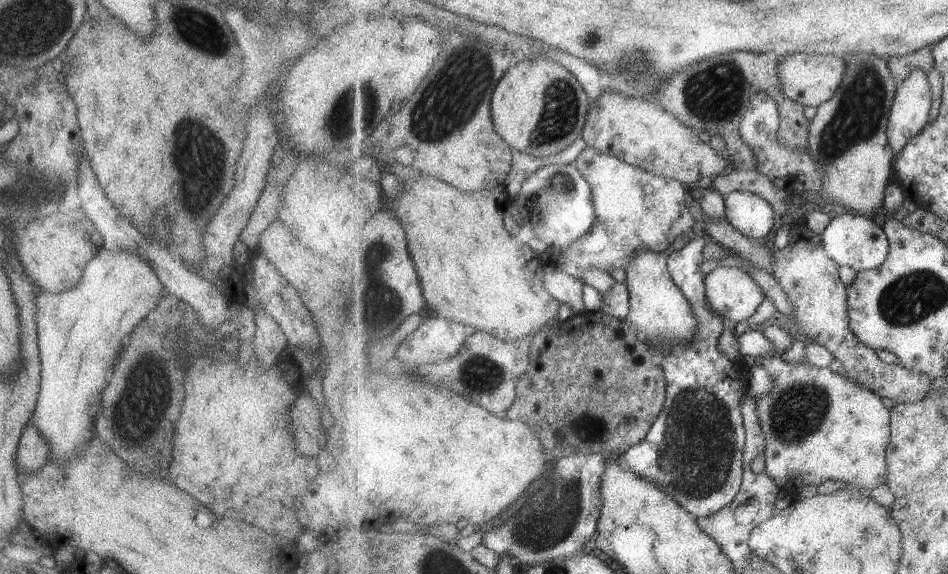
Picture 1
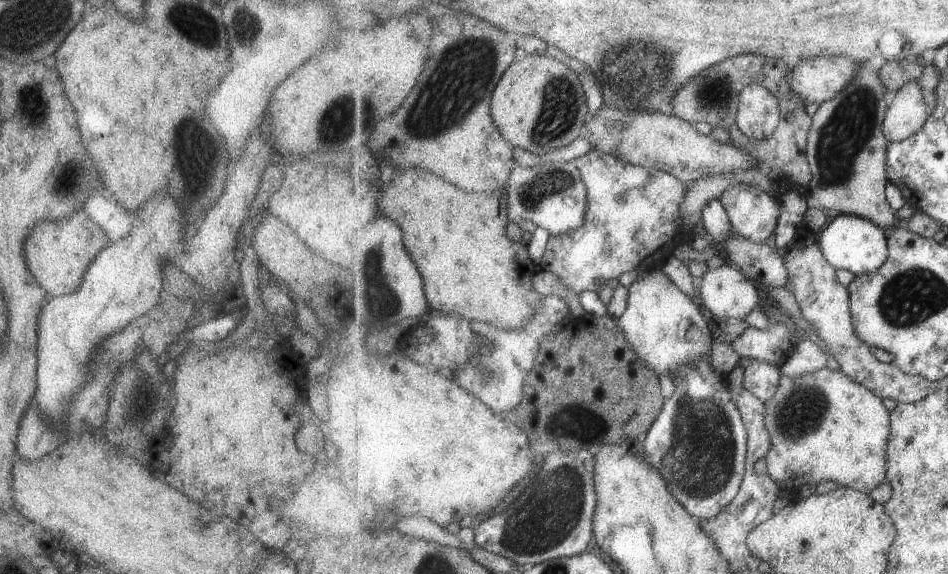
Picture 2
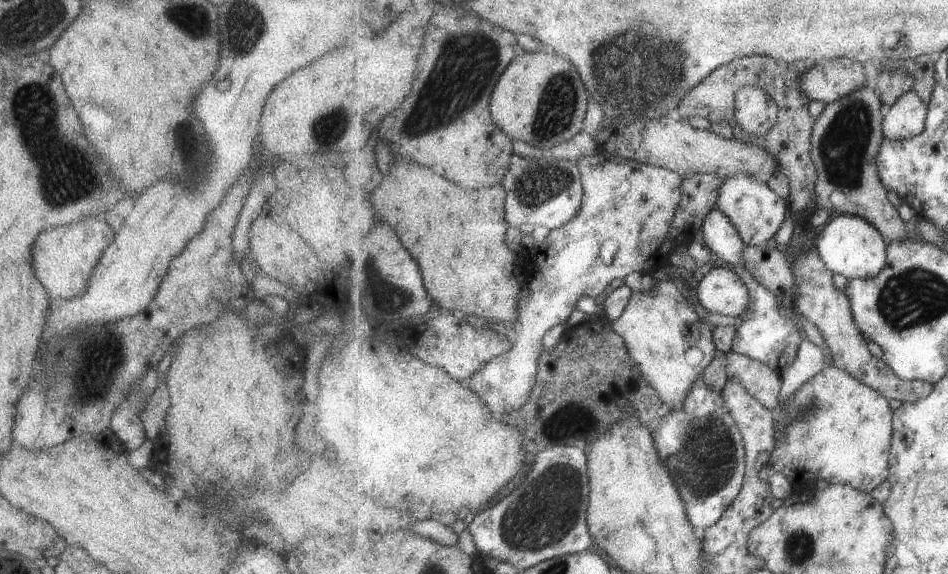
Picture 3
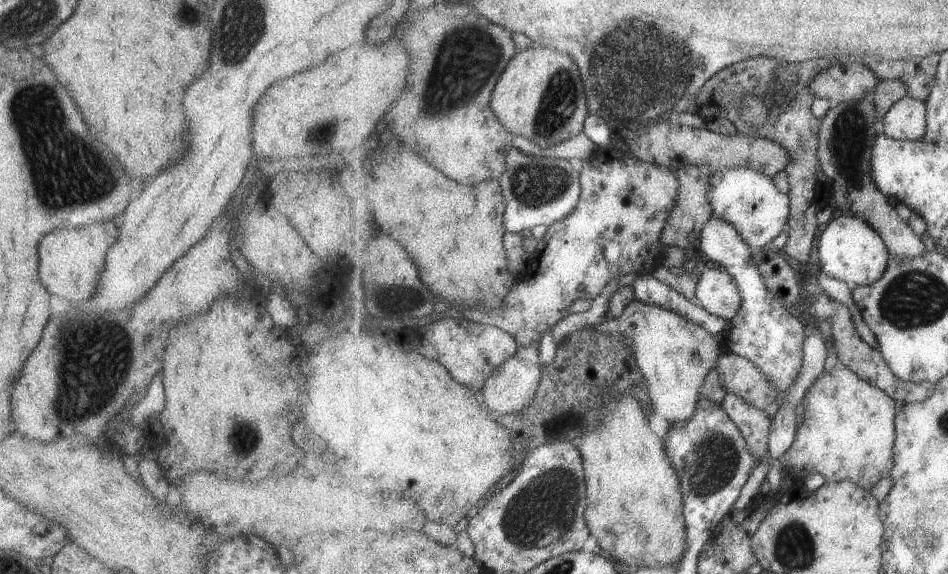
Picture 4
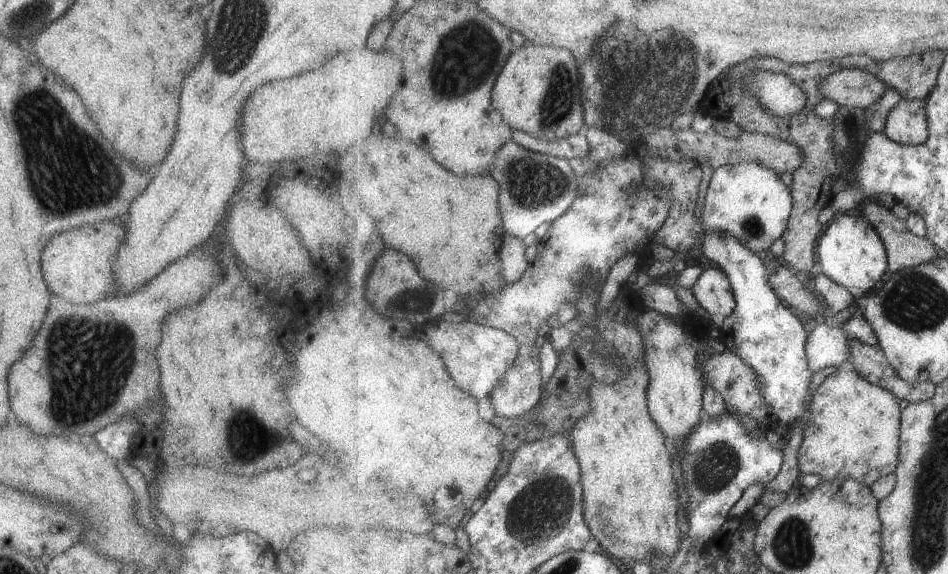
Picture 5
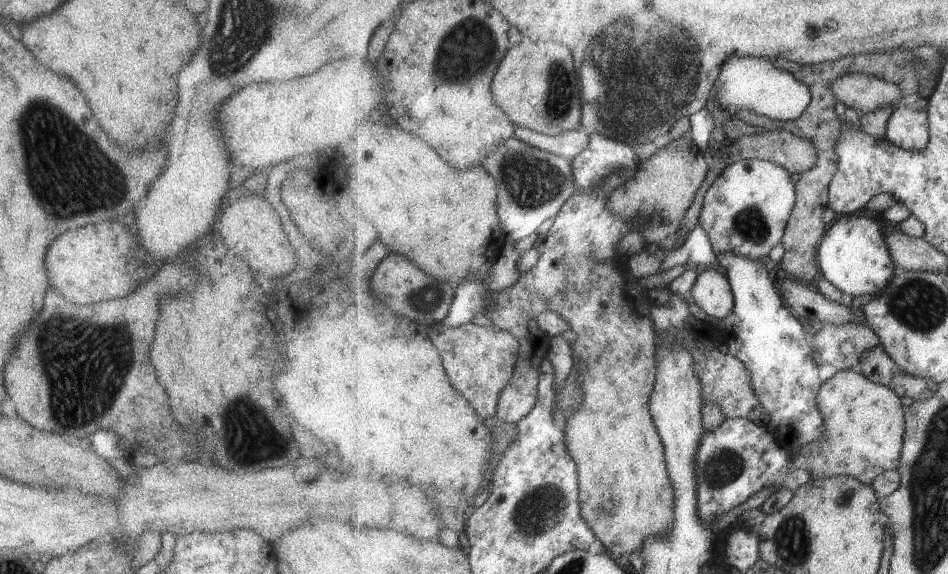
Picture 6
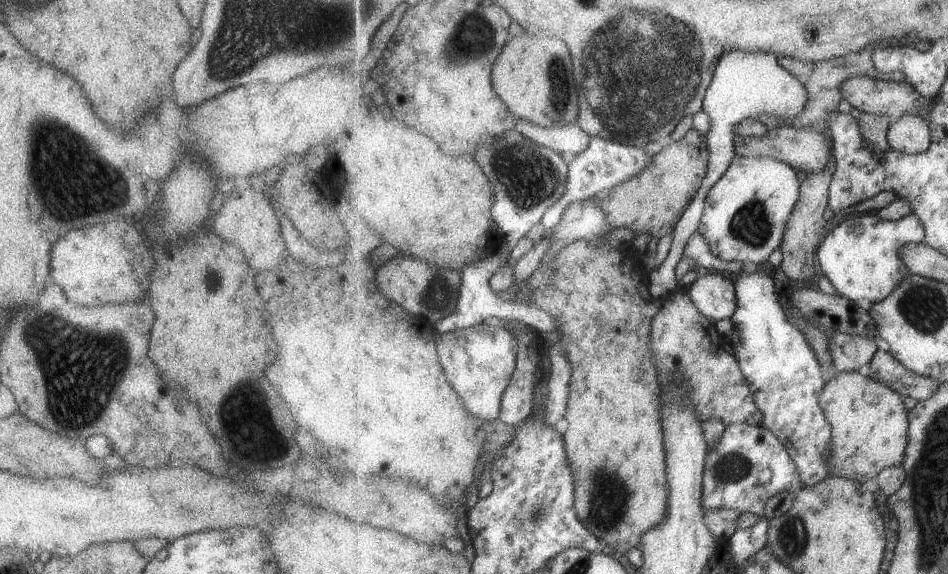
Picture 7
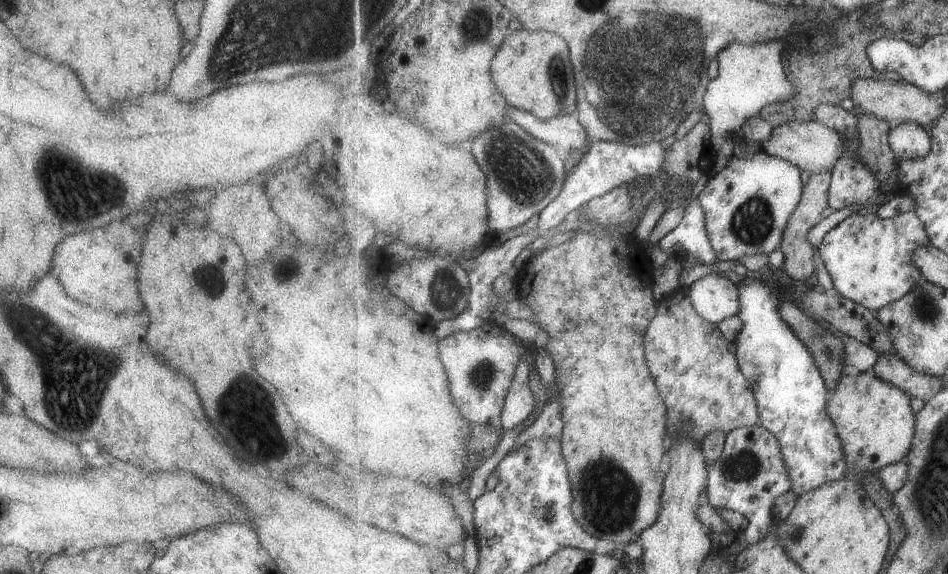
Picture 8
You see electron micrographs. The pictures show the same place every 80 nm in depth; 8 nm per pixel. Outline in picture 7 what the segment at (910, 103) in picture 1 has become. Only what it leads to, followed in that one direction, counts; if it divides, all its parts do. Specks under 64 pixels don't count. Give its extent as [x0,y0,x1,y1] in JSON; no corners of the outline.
[888,112,932,155]

